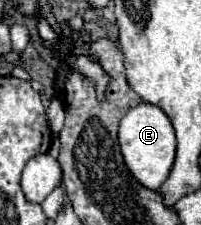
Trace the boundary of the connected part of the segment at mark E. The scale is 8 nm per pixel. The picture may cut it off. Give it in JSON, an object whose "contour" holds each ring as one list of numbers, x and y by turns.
{"contour":[[141,101,137,107,133,107,119,123,119,145,123,159,129,167,129,171,135,175,139,183,145,187,157,191,165,179,169,177,169,171,175,161,175,129,165,115,165,111,157,105]]}

